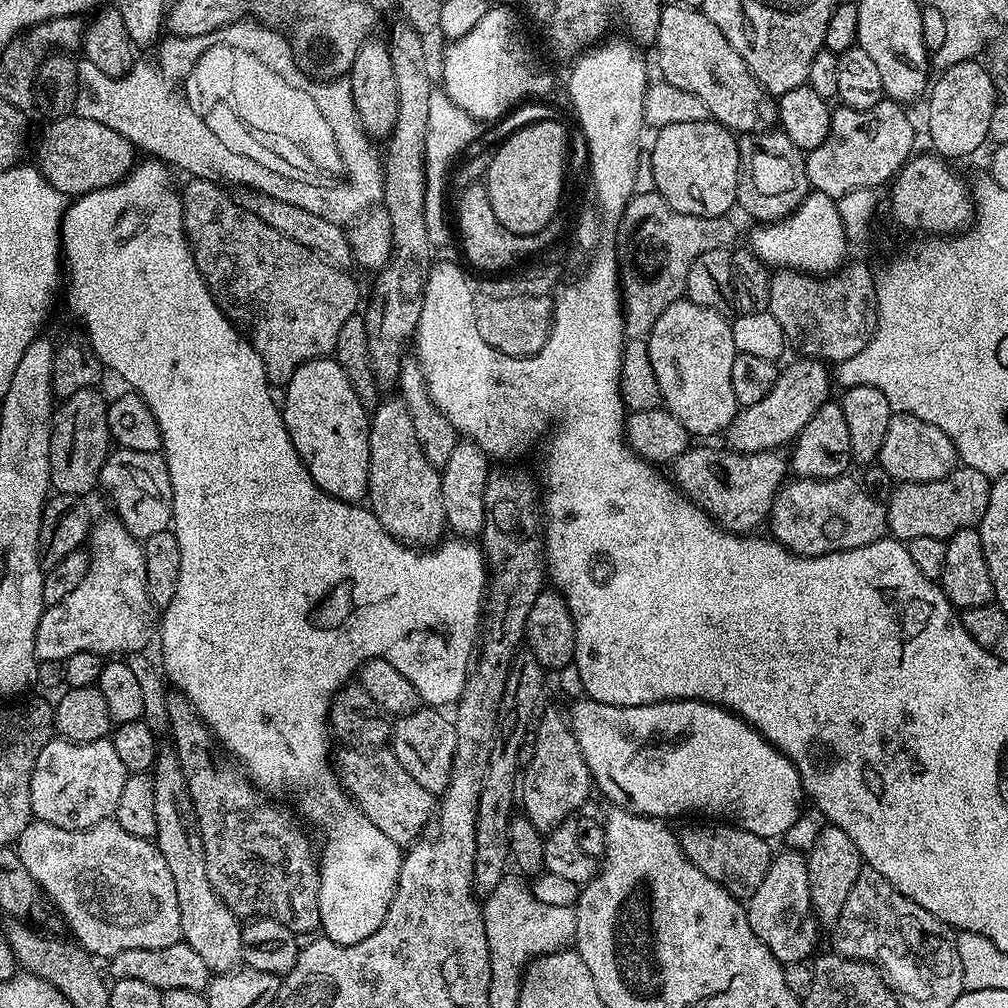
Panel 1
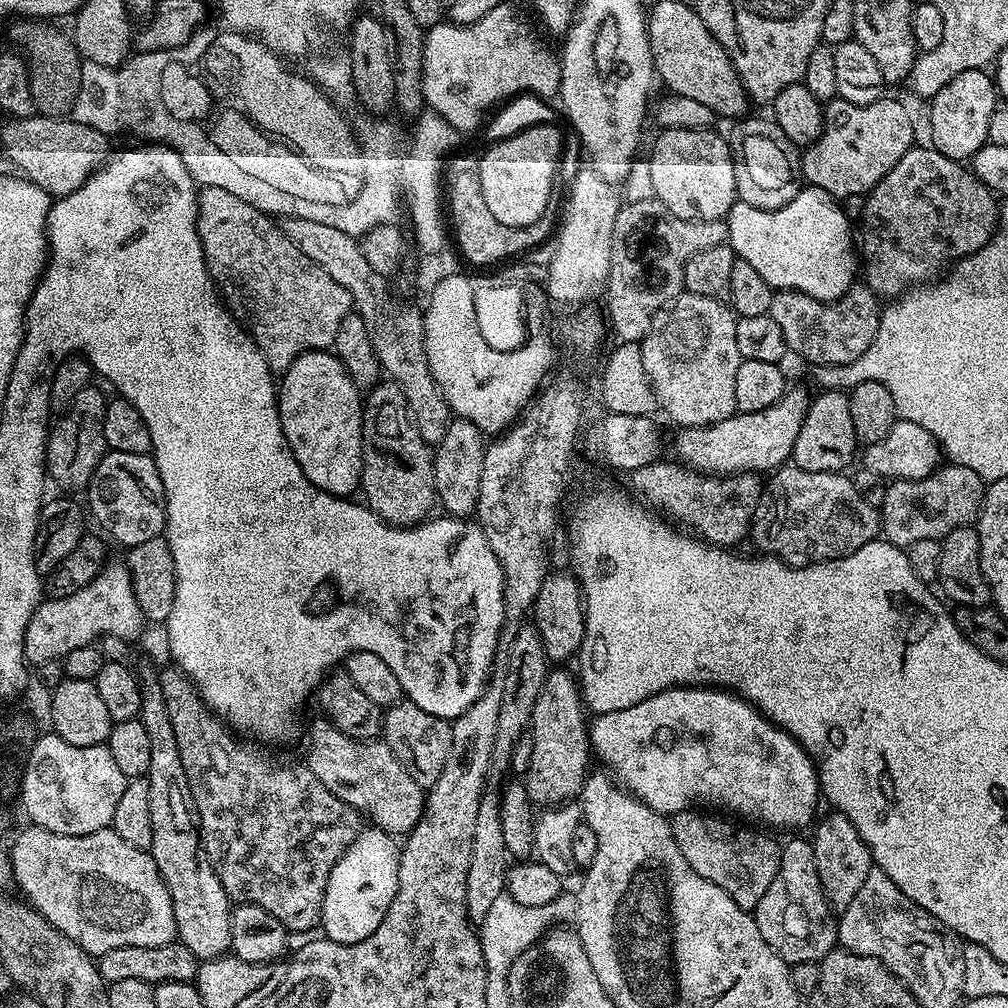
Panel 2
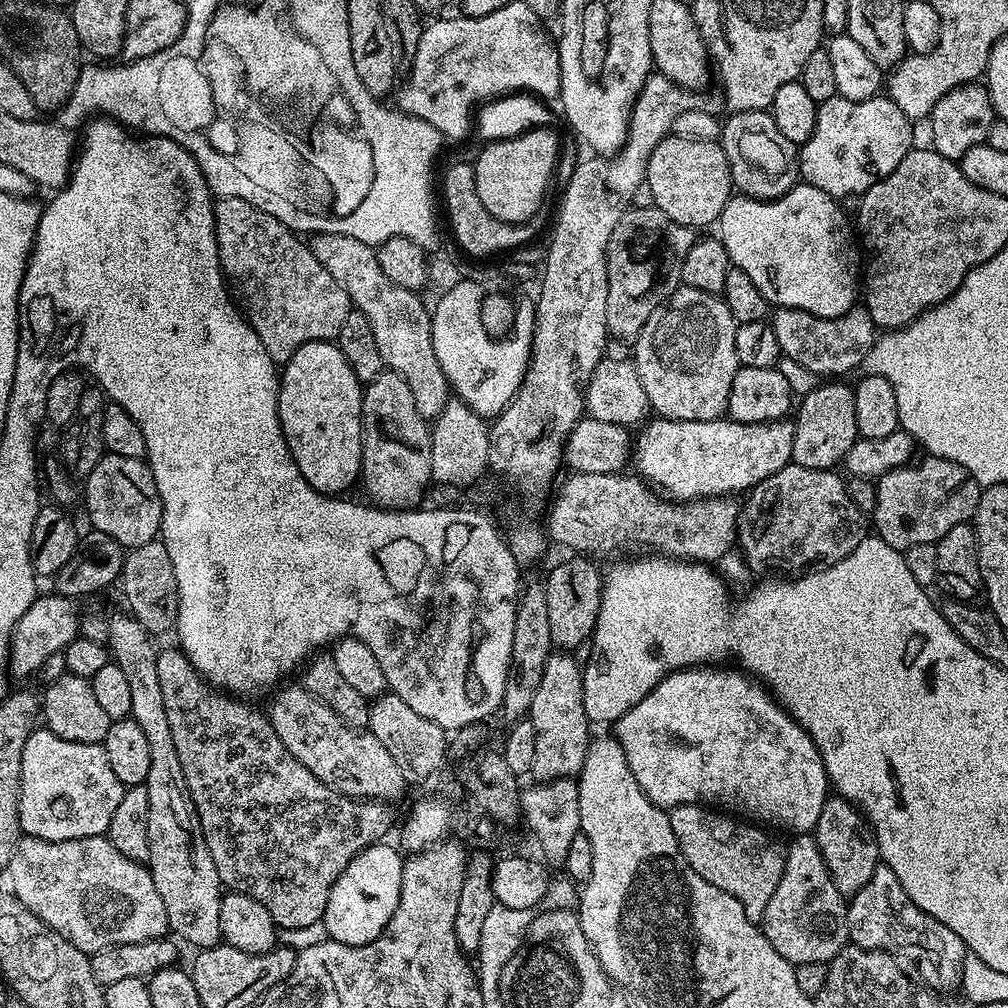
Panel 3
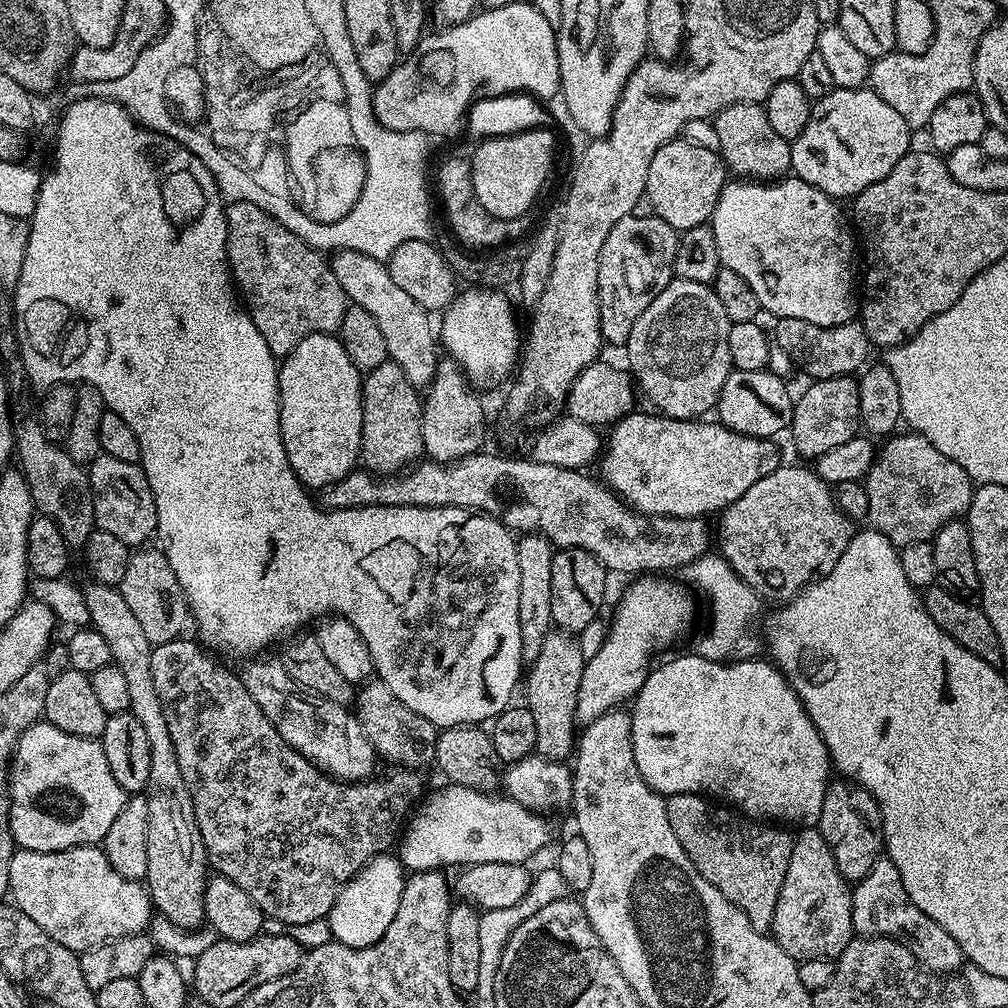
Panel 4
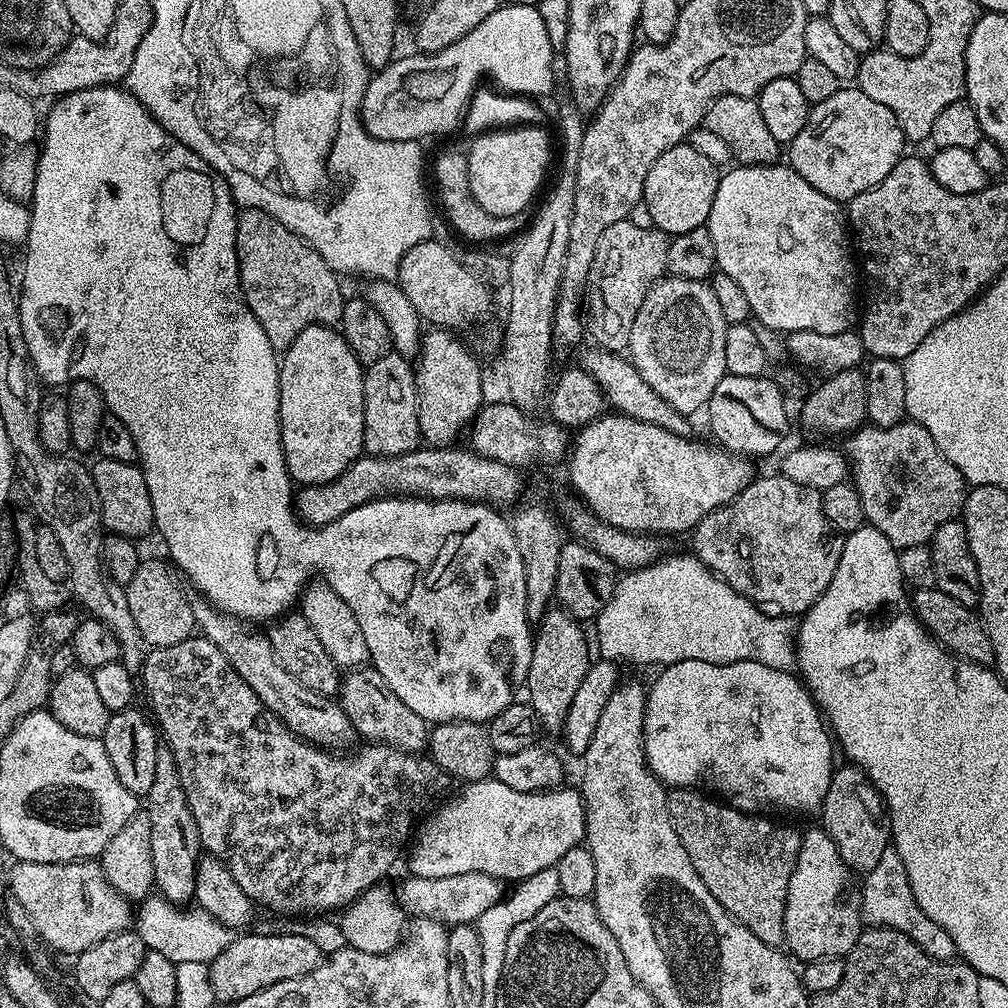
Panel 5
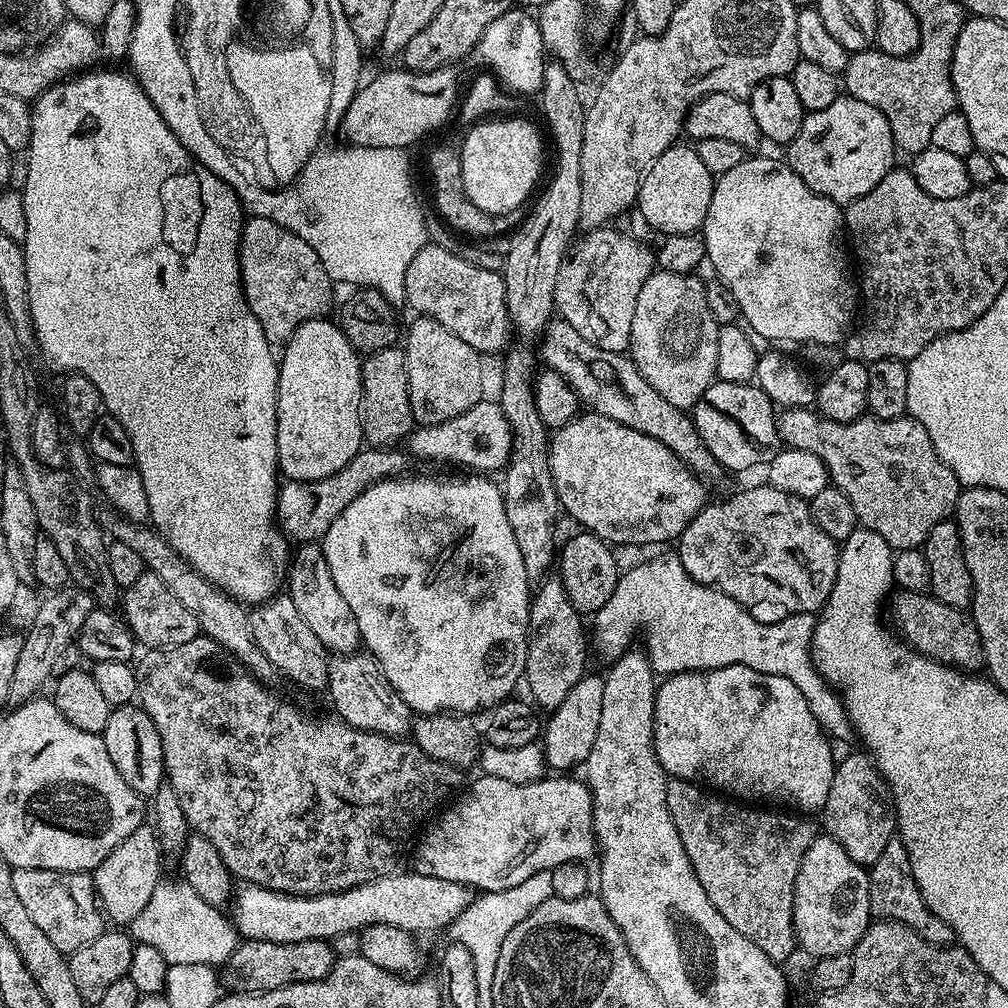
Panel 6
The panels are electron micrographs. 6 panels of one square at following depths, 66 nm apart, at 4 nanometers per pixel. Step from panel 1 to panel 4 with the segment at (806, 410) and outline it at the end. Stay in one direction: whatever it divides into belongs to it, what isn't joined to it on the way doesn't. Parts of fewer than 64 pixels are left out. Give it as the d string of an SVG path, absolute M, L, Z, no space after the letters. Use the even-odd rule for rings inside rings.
M633 410L611 425L612 433L606 436L598 460L598 476L629 508L644 516L704 518L707 512L719 514L742 498L758 478L781 467L775 439L743 436L719 422L675 420L640 411Z

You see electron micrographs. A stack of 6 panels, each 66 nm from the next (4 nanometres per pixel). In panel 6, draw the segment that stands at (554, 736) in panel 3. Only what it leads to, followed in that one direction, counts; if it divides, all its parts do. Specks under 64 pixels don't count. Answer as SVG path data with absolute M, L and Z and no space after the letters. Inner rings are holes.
M548 578L537 588L540 589L531 593L528 605L528 649L522 680L525 685L528 683L527 695L541 709L551 710L562 706L566 694L586 675L588 640L584 637L581 613L570 602L562 581Z

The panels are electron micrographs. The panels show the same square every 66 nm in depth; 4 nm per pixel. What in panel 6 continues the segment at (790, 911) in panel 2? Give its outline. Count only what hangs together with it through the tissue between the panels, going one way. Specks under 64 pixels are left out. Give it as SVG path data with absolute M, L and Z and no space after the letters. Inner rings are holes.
M818 834L814 842L810 842L810 850L802 858L802 866L798 870L798 878L794 882L794 934L799 951L805 952L811 958L829 956L851 952L856 943L866 934L868 925L873 923L874 913L870 902L870 882L868 881L868 868L863 864L854 862L846 850L833 836Z

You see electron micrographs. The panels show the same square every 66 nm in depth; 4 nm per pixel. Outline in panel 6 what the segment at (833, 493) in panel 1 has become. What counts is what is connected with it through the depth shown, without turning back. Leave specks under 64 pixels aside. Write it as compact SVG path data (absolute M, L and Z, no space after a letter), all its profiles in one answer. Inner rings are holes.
M767 482L748 488L721 504L705 503L704 509L680 535L678 555L690 578L719 588L763 624L773 624L794 614L819 613L830 598L830 590L834 590L840 561L837 541L816 525L808 513L808 501L786 494Z

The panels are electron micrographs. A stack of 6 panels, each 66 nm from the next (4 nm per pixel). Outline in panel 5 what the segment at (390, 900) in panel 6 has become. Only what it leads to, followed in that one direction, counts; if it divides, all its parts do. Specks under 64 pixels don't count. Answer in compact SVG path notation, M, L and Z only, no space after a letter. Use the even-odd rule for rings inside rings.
M450 874L450 878L422 878L421 876L409 875L408 881L398 891L398 904L405 913L413 912L416 918L436 920L439 924L451 926L454 924L472 924L479 921L483 912L490 906L494 906L505 895L506 888L499 880L495 880L490 874Z

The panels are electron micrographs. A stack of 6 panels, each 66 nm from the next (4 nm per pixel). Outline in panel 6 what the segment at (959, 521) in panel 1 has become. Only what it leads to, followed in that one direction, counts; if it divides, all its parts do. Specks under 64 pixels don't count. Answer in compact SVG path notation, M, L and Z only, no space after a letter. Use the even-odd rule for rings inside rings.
M811 407L790 408L781 411L778 416L780 439L787 447L810 450L810 454L818 454L828 468L831 483L846 498L850 498L850 506L854 506L857 521L863 527L874 530L874 534L882 534L886 542L894 550L901 548L920 548L924 540L938 526L938 522L949 519L956 511L956 503L962 491L962 485L938 458L938 450L934 450L934 442L930 442L930 434L917 420L907 415L897 420L878 420L861 418L850 422L834 422L820 415Z

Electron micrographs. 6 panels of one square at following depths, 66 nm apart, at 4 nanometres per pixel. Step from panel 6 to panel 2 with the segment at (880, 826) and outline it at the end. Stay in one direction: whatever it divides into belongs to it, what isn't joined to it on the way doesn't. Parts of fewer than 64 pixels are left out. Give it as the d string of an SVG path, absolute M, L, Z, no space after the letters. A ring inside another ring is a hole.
M832 810L829 813L820 825L815 825L816 833L810 836L810 843L824 897L833 909L842 910L850 902L854 902L854 894L858 894L862 882L866 882L866 874L872 872L874 865L866 842L862 842L858 830L854 830L854 822L850 822L850 818L846 818L841 812Z

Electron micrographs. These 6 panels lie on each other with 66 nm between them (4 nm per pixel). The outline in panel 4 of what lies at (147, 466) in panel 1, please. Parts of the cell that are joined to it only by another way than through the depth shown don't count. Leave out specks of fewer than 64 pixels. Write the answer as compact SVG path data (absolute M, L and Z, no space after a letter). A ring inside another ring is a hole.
M101 454L87 465L86 471L94 498L96 528L114 534L114 538L129 546L147 545L156 532L156 507L144 469L134 462L122 462L122 458Z

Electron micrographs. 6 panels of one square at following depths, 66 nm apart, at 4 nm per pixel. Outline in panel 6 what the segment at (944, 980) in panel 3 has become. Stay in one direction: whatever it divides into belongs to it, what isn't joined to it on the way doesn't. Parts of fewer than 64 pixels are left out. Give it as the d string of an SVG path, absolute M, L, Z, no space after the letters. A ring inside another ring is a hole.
M899 838L886 842L878 862L874 862L868 868L868 881L870 882L870 902L873 913L885 920L897 920L910 930L914 930L928 944L948 946L953 943L954 937L950 926L938 918L926 906L922 894L918 890L918 882L914 882L914 870L910 870L910 854L906 846Z

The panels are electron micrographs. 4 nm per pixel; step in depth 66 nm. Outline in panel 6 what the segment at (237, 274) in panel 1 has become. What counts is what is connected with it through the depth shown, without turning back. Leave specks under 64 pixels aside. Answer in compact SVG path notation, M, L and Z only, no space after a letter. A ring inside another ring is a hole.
M249 215L243 223L244 229L240 232L240 281L244 287L244 297L254 318L258 318L258 326L262 326L262 334L266 334L268 343L283 346L294 330L298 330L298 326L307 320L319 320L329 315L334 282L326 274L326 266L322 266L318 254L314 254L314 250L310 250L310 246L306 246L298 234L286 230L283 224L265 216L253 215Z

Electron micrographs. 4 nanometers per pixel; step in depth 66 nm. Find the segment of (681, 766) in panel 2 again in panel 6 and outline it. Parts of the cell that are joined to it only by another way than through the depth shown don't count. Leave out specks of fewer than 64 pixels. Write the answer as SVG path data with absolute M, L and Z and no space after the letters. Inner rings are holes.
M726 666L725 668L715 668L709 672L679 672L676 676L667 677L656 689L654 746L658 754L658 762L669 777L699 782L717 793L731 794L740 802L777 800L780 803L777 805L787 806L789 809L799 810L804 814L819 813L826 806L826 794L830 794L830 782L834 778L837 766L837 761L832 760L831 746L833 747L833 745L824 729L820 727L818 718L814 718L806 698L802 698L802 690L798 690L798 686L794 686L794 682L790 682L790 678L778 678L778 674L762 674L758 670L750 670L750 666Z

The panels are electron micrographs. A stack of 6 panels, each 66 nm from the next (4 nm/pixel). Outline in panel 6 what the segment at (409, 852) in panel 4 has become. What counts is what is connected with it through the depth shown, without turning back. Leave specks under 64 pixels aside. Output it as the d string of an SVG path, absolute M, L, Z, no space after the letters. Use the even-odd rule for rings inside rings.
M552 774L543 780L515 784L506 778L477 775L472 789L470 784L463 793L464 800L457 799L448 806L453 808L445 807L435 817L436 825L419 837L421 840L416 848L415 871L430 878L458 882L467 888L485 893L510 890L510 886L526 882L530 874L551 872L553 868L566 862L591 861L591 856L593 859L598 852L596 830L592 825L592 792L583 779L571 780L568 776L571 775Z

